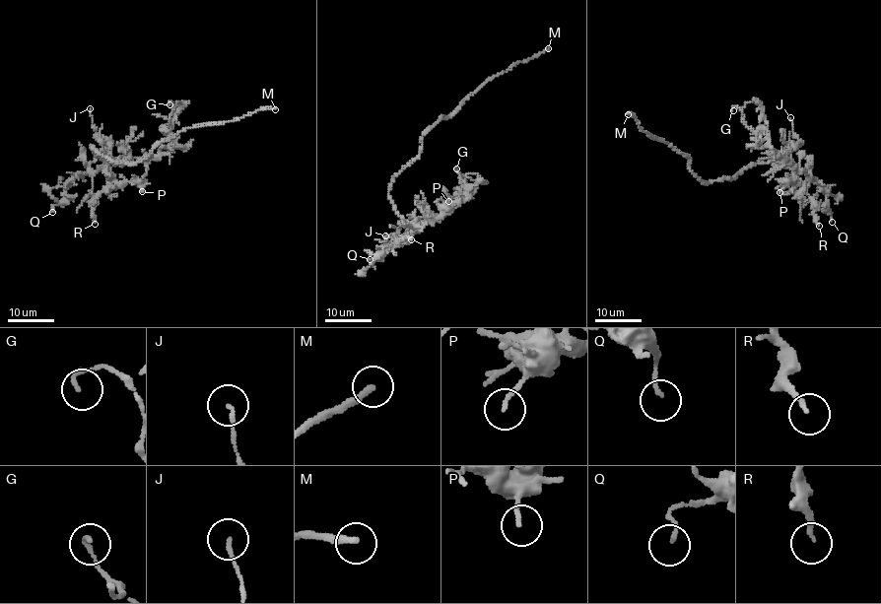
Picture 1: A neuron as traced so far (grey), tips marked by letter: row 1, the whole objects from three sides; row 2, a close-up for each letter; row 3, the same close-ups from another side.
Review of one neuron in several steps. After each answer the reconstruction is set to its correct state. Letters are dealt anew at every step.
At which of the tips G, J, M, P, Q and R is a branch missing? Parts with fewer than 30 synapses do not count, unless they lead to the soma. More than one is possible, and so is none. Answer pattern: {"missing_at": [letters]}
{"missing_at": ["M"]}

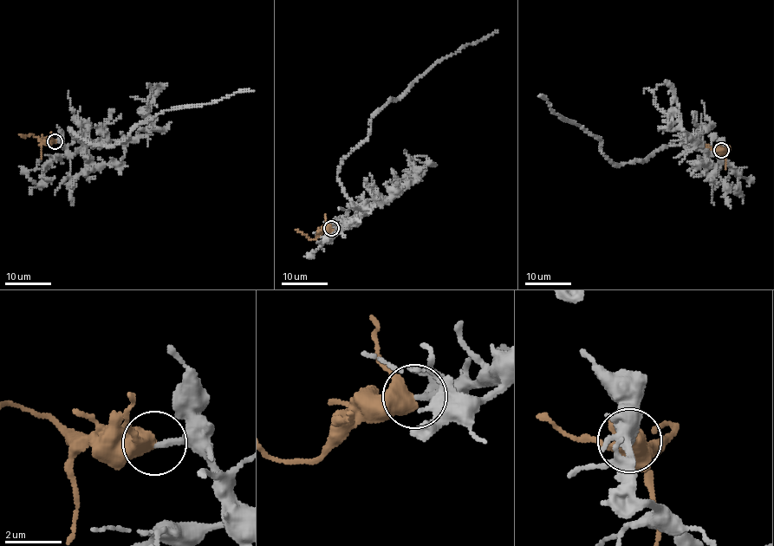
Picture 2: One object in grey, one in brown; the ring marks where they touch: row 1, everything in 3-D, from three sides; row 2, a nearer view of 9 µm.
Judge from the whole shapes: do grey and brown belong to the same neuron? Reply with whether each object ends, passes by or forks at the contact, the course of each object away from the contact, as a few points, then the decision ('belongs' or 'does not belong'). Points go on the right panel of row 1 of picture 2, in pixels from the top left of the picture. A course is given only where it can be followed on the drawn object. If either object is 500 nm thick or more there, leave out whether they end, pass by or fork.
course grey (721, 150), (720, 158), (686, 145), (663, 146), (643, 161), (614, 163), (600, 139), (555, 113), (539, 96); course brown (721, 150), (723, 152), (729, 146), (717, 152); belongs

